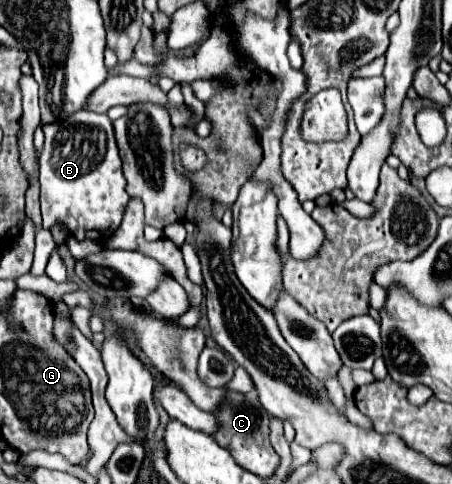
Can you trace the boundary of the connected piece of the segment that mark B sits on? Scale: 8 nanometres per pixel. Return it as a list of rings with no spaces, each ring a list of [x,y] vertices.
[[[78,111],[66,121],[42,125],[42,219],[44,229],[64,225],[78,241],[92,239],[106,243],[120,227],[126,203],[126,179],[122,175],[122,159],[118,155],[114,127],[108,115]]]

